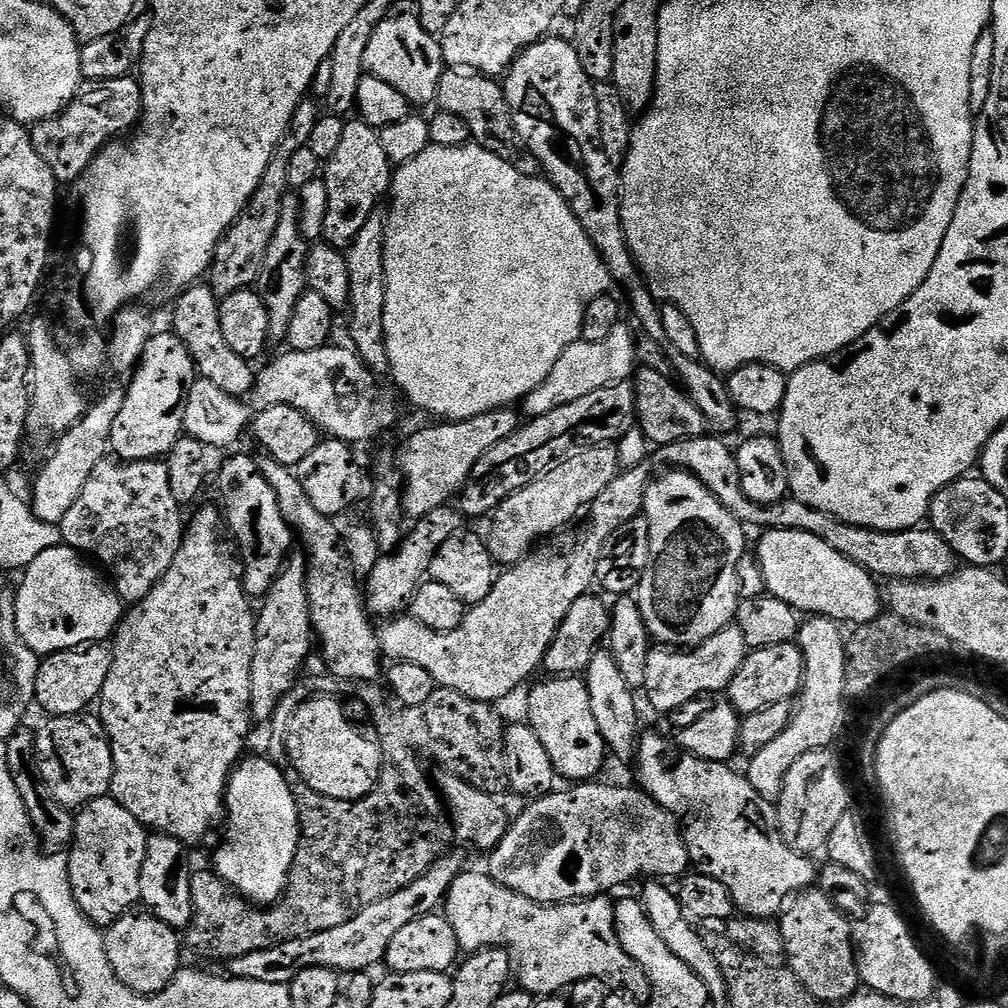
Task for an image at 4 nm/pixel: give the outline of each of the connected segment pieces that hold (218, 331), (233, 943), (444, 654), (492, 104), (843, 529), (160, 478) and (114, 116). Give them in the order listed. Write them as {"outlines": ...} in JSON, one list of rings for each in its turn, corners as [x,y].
{"outlines":[[[[201,282],[185,289],[179,295],[176,313],[172,316],[171,327],[176,336],[191,350],[196,358],[196,367],[203,379],[214,382],[226,394],[237,398],[244,398],[255,389],[258,379],[257,369],[242,354],[234,354],[226,342],[226,334],[222,332],[222,318],[220,317],[221,297],[212,291],[207,283]]],[[[351,800],[356,814],[342,816],[342,828],[324,828],[318,826],[318,842],[310,844],[310,838],[300,837],[299,849],[295,852],[292,872],[288,875],[288,891],[279,902],[271,906],[250,906],[249,901],[239,894],[230,894],[223,880],[215,871],[191,873],[192,877],[192,923],[186,929],[186,944],[204,956],[217,956],[221,962],[238,958],[242,954],[254,954],[270,946],[285,944],[322,930],[334,930],[342,922],[350,922],[370,902],[378,902],[406,886],[424,874],[436,860],[449,851],[444,844],[400,844],[404,840],[404,828],[392,828],[392,836],[380,836],[376,840],[376,824],[368,824],[368,812],[362,811],[363,800]]],[[[651,463],[639,464],[637,468],[625,468],[620,475],[598,494],[596,503],[591,505],[592,521],[588,529],[580,536],[580,541],[569,550],[565,556],[552,556],[549,560],[540,560],[535,564],[532,558],[525,558],[519,564],[513,564],[507,570],[501,571],[496,578],[494,590],[482,602],[471,605],[467,609],[462,626],[458,626],[449,632],[435,632],[430,626],[424,626],[411,615],[404,614],[399,618],[392,618],[383,629],[379,629],[381,653],[389,661],[405,660],[422,666],[434,674],[437,685],[449,688],[458,694],[462,694],[471,700],[483,700],[485,702],[497,702],[503,696],[508,696],[523,680],[532,676],[535,668],[539,669],[544,663],[544,656],[552,645],[564,619],[570,614],[570,608],[574,602],[578,602],[580,596],[589,595],[588,588],[598,580],[600,561],[606,555],[606,545],[610,538],[615,537],[629,524],[635,516],[641,515],[646,508],[648,487],[654,480]]],[[[446,70],[440,79],[436,100],[443,111],[458,114],[458,118],[462,118],[466,126],[470,126],[472,140],[486,151],[492,151],[506,162],[510,162],[510,166],[516,167],[522,174],[534,177],[541,175],[538,158],[516,133],[512,109],[508,107],[508,95],[505,94],[499,79],[473,74],[468,70]]],[[[789,498],[776,504],[765,504],[755,509],[752,520],[760,530],[781,528],[791,532],[809,532],[822,538],[838,554],[860,564],[877,578],[893,576],[893,581],[902,580],[944,580],[958,571],[958,557],[946,538],[928,526],[908,528],[904,532],[879,532],[873,528],[863,528],[842,522],[826,510],[812,508],[802,500]]],[[[106,458],[98,462],[98,466],[94,468],[94,474],[90,474],[86,486],[82,488],[82,494],[78,494],[78,502],[70,506],[70,510],[66,512],[66,518],[58,527],[63,543],[67,547],[75,548],[77,552],[87,554],[89,557],[97,556],[106,572],[108,567],[107,575],[116,593],[120,595],[125,605],[131,606],[146,599],[154,590],[156,583],[164,577],[166,570],[170,570],[186,531],[186,516],[184,520],[180,512],[183,512],[182,506],[176,501],[176,495],[172,489],[172,476],[163,459]]],[[[135,75],[113,80],[91,81],[76,99],[50,120],[41,120],[31,129],[32,141],[42,158],[61,181],[79,181],[107,144],[117,139],[119,132],[135,129],[144,110],[144,90]]]]}

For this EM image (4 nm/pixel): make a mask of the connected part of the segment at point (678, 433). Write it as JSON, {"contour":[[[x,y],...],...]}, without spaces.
{"contour":[[[655,366],[641,367],[634,376],[636,390],[636,419],[639,431],[653,445],[663,446],[689,440],[691,436],[703,436],[709,431],[710,425],[703,410],[684,391],[679,383],[676,384],[667,375],[667,371]]]}

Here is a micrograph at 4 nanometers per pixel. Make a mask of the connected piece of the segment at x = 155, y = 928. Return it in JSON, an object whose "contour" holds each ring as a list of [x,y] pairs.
{"contour":[[[133,910],[118,917],[112,924],[107,925],[104,932],[106,954],[110,958],[110,966],[114,970],[114,974],[130,990],[134,990],[143,996],[155,996],[156,993],[161,992],[163,988],[168,987],[175,980],[176,973],[182,967],[182,961],[180,961],[182,940],[181,937],[179,940],[176,936],[179,936],[177,929],[171,928],[169,924],[162,922],[147,910]]]}

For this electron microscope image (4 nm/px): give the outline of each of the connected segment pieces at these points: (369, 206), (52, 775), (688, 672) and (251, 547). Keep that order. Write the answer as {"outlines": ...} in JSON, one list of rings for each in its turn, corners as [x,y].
{"outlines":[[[[359,118],[352,119],[345,123],[342,143],[322,172],[328,194],[324,240],[341,250],[351,248],[362,226],[381,207],[380,199],[389,195],[394,175],[394,165],[386,158],[386,150],[382,150],[379,131]]],[[[96,714],[57,716],[35,737],[36,756],[44,775],[47,791],[63,808],[79,810],[92,800],[105,799],[112,791],[114,758],[112,742],[104,728],[104,721]]],[[[729,626],[714,634],[705,644],[697,644],[691,650],[669,650],[660,646],[649,655],[646,677],[648,692],[652,695],[652,704],[660,712],[672,712],[707,692],[727,689],[740,673],[750,651],[744,629]]],[[[232,456],[221,468],[219,465],[218,480],[219,476],[222,487],[228,488],[232,484],[232,489],[224,496],[223,507],[226,509],[226,522],[231,535],[232,532],[236,535],[235,543],[238,545],[238,556],[242,561],[244,590],[249,597],[263,598],[271,591],[272,584],[280,576],[280,571],[284,569],[293,551],[294,529],[282,514],[278,498],[270,482],[264,477],[257,457]]]]}

